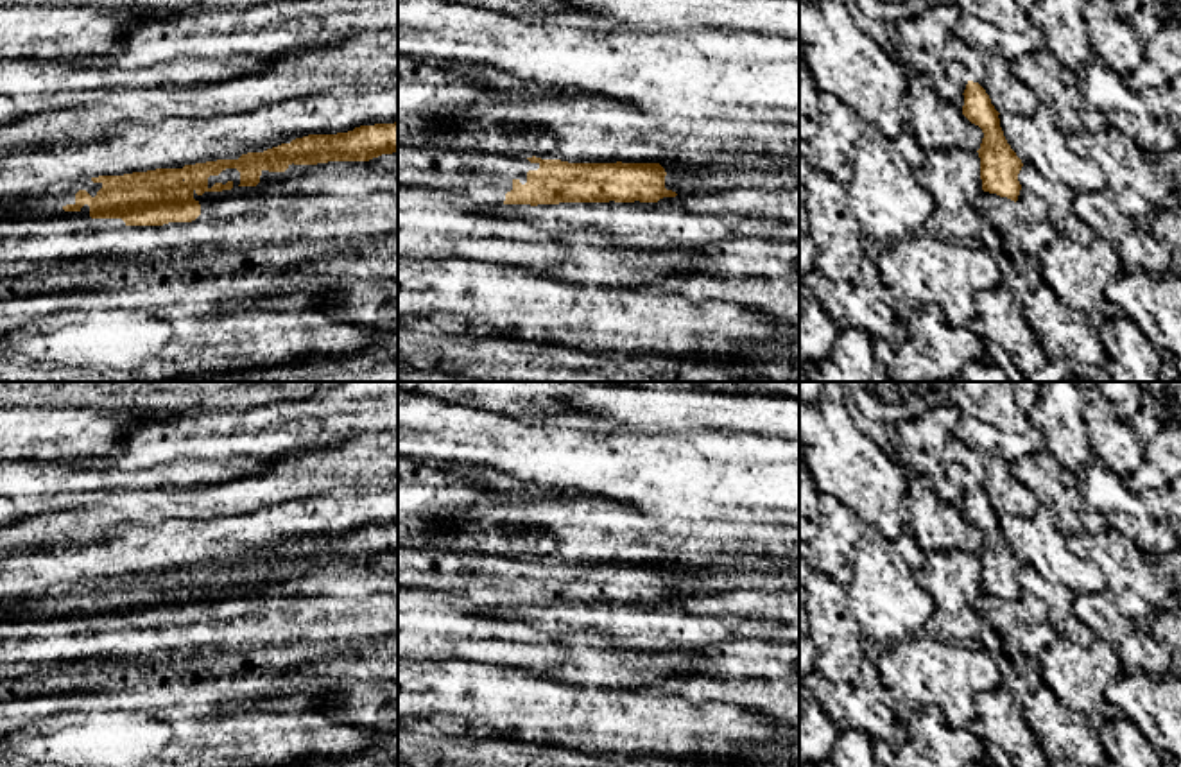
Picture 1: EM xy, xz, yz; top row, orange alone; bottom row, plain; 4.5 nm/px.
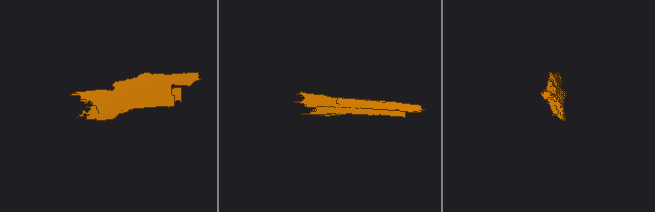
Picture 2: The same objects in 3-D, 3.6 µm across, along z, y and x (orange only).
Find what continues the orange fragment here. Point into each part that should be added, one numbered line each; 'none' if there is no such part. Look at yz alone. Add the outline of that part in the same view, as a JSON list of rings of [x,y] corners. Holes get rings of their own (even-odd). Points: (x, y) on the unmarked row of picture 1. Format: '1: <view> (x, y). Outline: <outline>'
none

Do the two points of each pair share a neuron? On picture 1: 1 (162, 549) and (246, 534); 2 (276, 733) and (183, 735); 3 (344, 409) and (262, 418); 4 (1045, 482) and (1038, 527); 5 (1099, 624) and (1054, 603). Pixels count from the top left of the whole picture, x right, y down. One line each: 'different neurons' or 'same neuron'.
1: same neuron
2: same neuron
3: same neuron
4: different neurons
5: different neurons

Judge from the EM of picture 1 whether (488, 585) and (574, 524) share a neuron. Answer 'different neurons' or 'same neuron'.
different neurons

